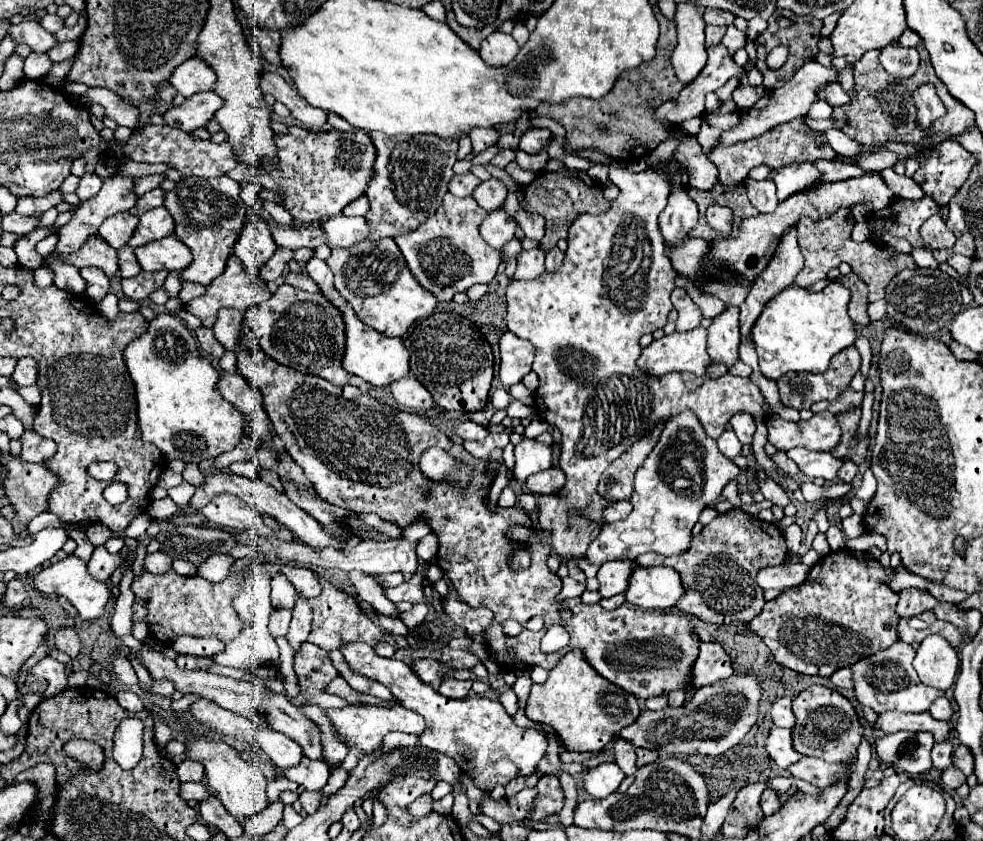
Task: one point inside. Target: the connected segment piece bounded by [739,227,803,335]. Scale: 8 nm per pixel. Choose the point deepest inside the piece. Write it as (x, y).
(786, 262)

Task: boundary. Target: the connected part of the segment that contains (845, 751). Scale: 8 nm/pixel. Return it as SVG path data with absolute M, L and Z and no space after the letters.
M813 685L799 693L791 705L795 713L793 727L793 749L807 757L821 757L827 763L849 761L857 753L857 745L863 737L863 727L849 699L821 685Z

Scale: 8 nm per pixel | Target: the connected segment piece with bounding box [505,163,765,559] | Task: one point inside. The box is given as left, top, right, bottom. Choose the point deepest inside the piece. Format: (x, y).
(585, 321)

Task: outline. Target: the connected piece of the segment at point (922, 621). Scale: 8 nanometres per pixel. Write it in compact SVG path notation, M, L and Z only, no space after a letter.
M931 611L915 615L913 619L899 619L899 625L897 625L897 635L899 635L899 641L903 643L923 641L927 635L933 635L933 633L947 639L949 645L953 647L957 647L963 641L961 631L957 631L953 623L939 621Z

